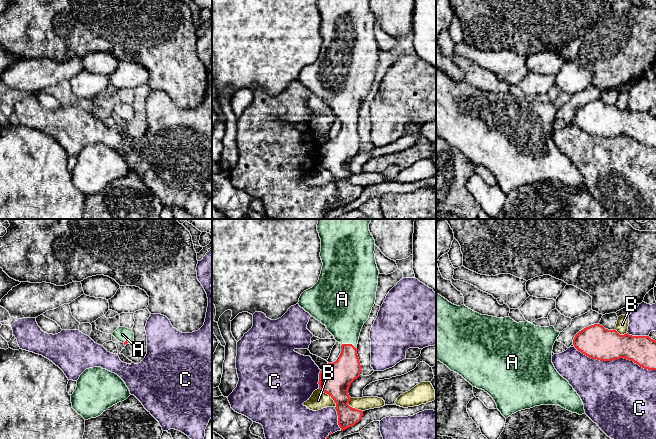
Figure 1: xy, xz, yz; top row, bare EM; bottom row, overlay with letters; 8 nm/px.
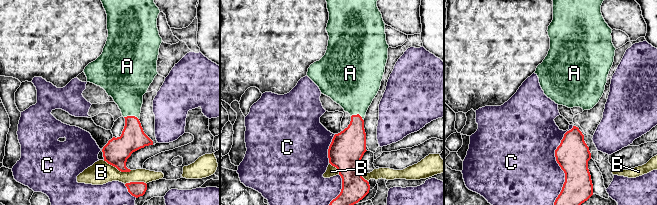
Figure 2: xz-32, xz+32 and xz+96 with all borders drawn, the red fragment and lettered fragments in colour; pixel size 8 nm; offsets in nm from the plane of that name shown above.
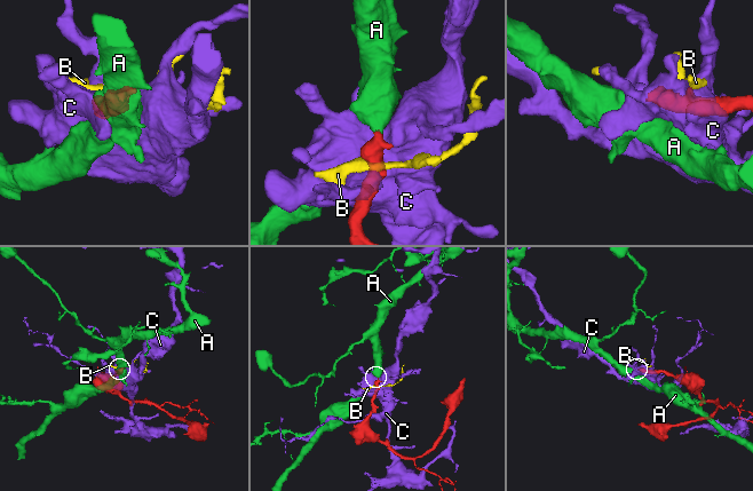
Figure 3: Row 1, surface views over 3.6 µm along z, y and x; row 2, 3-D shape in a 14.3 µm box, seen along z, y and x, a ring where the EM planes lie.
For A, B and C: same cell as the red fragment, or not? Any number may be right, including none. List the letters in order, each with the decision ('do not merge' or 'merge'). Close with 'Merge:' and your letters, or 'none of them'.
A: merge
B: do not merge
C: do not merge
Merge: A

